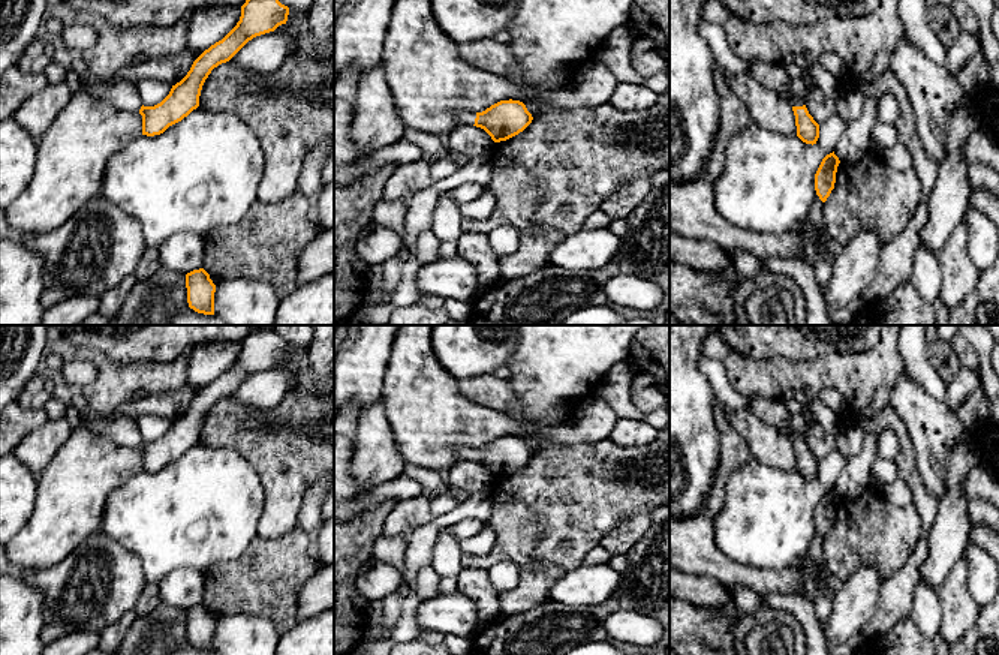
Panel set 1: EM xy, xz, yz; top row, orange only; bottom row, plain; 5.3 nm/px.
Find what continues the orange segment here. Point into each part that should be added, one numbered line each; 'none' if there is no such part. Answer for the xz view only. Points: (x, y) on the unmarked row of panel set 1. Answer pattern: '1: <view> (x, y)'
1: xz (466, 453)

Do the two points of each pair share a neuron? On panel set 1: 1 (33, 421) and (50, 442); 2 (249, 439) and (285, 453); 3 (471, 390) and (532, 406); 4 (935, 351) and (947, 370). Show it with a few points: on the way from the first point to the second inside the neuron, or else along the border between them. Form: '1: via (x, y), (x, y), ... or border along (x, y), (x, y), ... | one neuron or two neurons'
1: border along (48, 418), (15, 447) | two neurons
2: via (258, 439), (270, 439), (276, 444) | one neuron
3: border along (508, 379), (517, 406), (505, 411) | two neurons
4: via (939, 355), (945, 366) | one neuron

